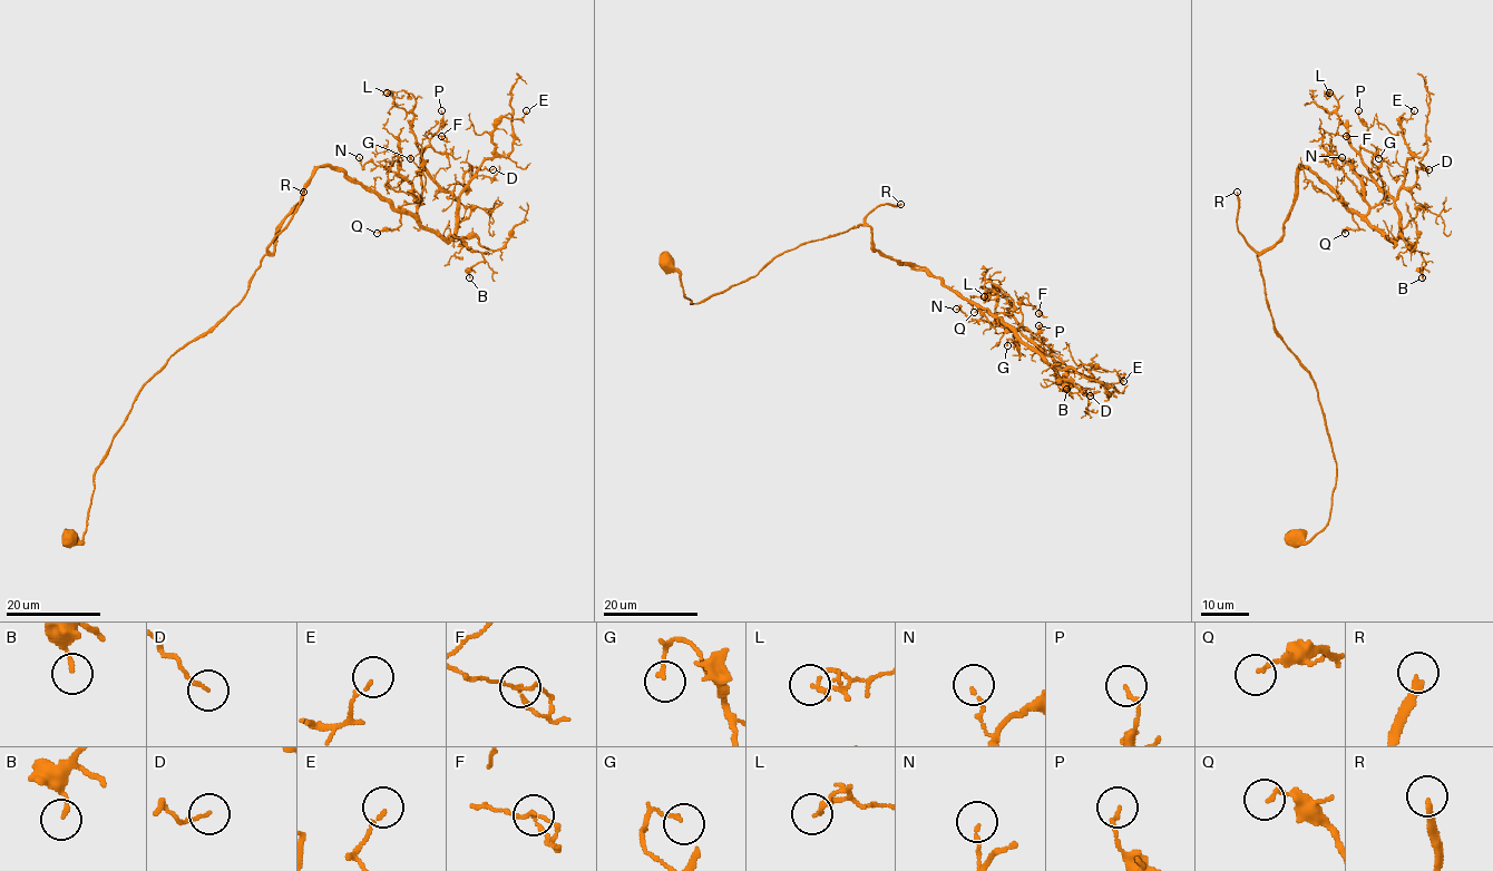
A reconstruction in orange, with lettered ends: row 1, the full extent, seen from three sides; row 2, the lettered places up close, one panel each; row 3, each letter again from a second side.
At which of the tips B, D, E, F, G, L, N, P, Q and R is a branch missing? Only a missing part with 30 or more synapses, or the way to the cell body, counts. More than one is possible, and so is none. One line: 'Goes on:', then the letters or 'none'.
Goes on: R

